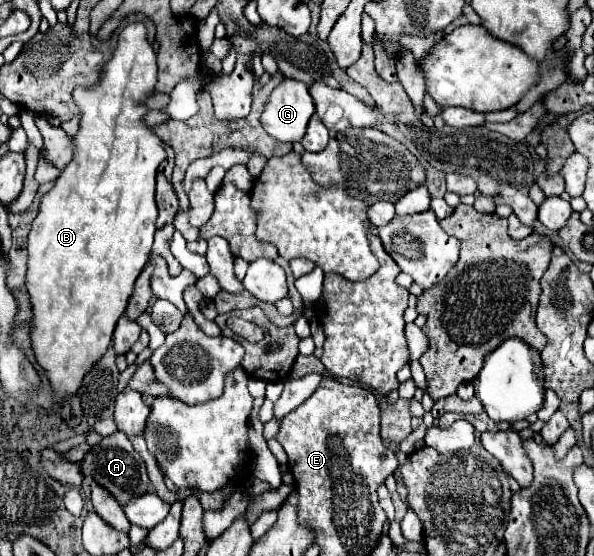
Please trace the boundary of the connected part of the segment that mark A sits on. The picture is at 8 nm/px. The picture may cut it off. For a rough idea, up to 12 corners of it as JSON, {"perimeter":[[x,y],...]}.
{"perimeter":[[122,431],[80,463],[126,505],[150,485],[142,457]]}

